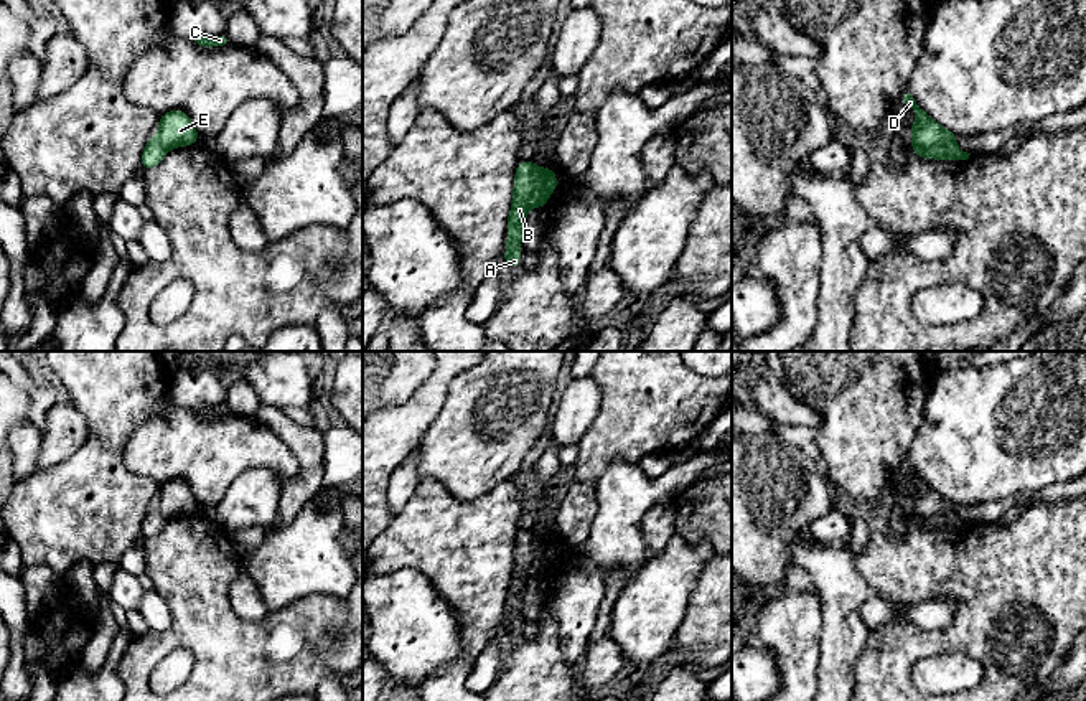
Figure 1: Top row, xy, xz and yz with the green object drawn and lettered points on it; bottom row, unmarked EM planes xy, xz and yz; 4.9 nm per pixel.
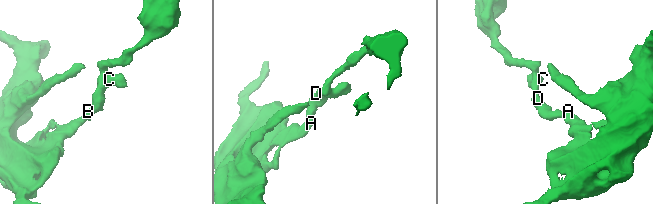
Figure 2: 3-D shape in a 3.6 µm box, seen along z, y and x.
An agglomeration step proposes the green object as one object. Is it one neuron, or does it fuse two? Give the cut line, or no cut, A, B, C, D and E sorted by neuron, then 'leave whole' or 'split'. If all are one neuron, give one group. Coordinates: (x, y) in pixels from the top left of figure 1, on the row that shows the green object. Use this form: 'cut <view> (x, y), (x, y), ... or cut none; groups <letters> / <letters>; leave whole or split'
cut yz (912, 142), (954, 145); groups A B / C D E; split

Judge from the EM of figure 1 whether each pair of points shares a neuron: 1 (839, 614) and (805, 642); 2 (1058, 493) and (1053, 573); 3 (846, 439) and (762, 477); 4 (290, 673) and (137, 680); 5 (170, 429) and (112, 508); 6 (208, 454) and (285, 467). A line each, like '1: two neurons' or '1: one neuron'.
1: two neurons
2: two neurons
3: two neurons
4: one neuron
5: two neurons
6: one neuron

